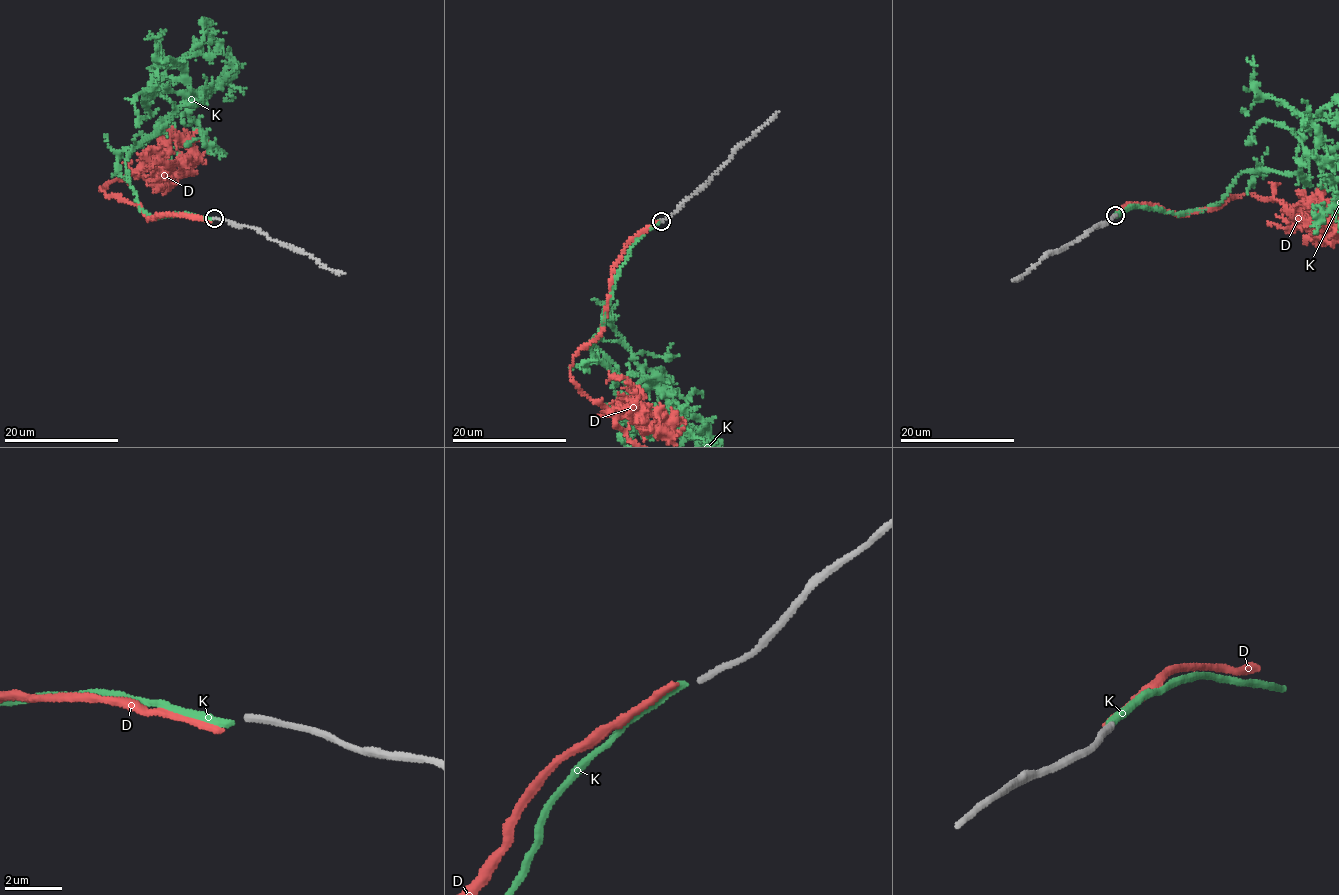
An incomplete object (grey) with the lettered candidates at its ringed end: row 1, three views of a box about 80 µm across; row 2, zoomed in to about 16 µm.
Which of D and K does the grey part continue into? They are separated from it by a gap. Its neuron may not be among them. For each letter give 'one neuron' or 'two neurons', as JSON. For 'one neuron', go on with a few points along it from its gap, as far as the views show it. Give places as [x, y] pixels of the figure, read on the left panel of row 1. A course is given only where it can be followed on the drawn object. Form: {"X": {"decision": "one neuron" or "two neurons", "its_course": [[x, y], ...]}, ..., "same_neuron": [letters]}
{"D": {"decision": "two neurons"}, "K": {"decision": "one neuron"}, "same_neuron": ["K"]}

